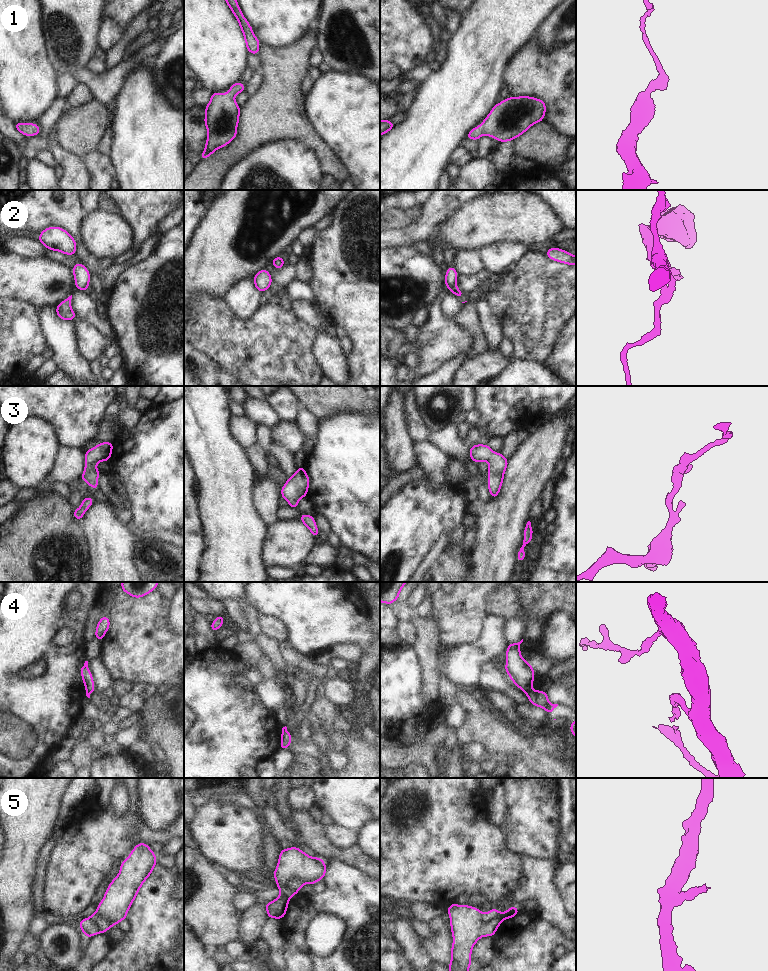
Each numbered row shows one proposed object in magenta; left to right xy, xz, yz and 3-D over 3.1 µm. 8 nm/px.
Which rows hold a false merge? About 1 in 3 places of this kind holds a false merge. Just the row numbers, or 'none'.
4, 5

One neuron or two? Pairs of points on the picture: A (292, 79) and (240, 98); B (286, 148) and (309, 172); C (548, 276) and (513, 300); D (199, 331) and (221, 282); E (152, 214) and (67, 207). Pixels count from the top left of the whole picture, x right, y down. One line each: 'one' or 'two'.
A: two
B: one
C: one
D: two
E: two

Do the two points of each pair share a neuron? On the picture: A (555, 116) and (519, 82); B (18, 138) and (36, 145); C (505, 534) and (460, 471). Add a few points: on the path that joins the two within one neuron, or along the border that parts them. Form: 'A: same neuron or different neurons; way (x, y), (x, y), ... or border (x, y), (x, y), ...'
A: same neuron; way (555, 104), (531, 82)
B: different neurons; border (24, 144), (20, 148)
C: different neurons; border (472, 478), (457, 485)

